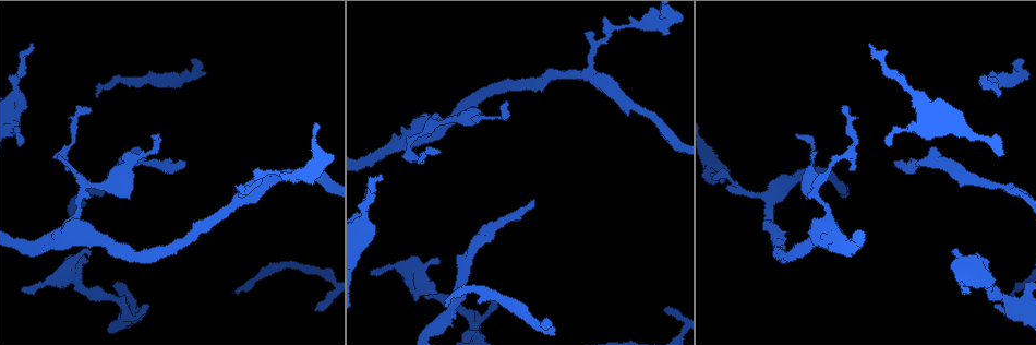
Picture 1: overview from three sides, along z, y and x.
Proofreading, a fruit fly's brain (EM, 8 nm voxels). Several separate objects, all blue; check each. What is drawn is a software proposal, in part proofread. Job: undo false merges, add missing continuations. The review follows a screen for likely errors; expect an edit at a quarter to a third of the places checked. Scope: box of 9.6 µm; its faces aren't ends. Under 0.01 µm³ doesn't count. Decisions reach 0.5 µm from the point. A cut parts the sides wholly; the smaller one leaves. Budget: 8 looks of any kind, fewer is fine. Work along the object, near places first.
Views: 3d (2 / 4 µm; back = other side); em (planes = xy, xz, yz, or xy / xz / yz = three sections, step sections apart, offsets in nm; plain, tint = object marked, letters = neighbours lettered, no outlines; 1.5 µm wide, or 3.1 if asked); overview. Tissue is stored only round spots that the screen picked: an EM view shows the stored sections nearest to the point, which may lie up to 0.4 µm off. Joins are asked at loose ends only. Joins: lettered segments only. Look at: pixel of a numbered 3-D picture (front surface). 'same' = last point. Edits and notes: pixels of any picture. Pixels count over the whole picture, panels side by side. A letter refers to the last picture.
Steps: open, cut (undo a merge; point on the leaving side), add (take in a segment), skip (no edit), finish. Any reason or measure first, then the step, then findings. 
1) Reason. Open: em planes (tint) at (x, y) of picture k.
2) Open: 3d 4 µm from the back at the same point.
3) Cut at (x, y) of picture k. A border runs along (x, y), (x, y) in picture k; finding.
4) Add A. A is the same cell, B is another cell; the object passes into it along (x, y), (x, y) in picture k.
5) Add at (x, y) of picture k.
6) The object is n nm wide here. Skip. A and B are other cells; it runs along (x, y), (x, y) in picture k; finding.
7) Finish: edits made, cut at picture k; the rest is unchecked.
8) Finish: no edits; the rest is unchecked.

An open end. Open: em yz step 4 (tint) at (437, 152) of picture 1.

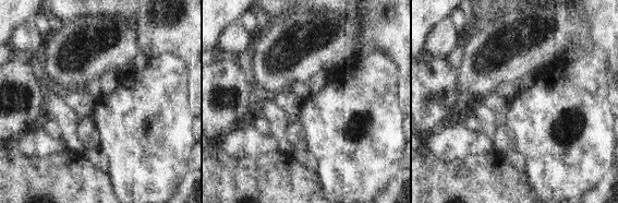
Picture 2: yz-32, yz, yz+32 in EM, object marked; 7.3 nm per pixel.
Another direction. Open: em planes (letters) at the same point.

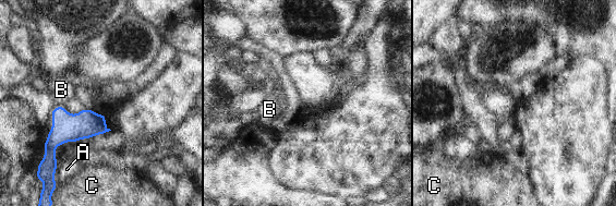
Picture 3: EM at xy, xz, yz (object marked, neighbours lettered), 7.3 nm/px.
Skip. A, B and C are other cells; it runs along (101, 117), (69, 128), (50, 146), (48, 166) in picture 3; none of them fits.

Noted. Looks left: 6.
Long arm stops here. Open: 3d 2 µm at (893, 162) of picture 1.

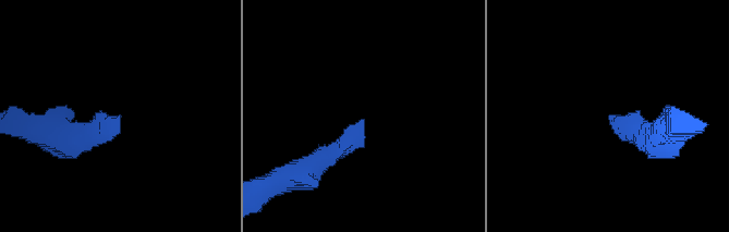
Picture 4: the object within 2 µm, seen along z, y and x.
Shape alone is not enough. Open: em 3.1 µm planes (tint) at (361, 121) of picture 4.

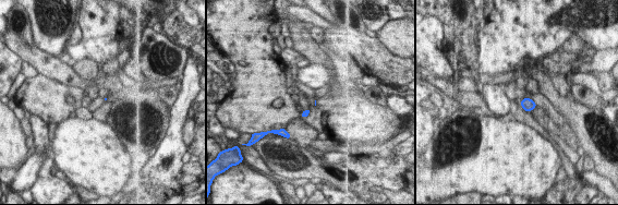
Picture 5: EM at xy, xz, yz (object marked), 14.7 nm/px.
Open: em 3.1 µm planes (letters) at the same point.

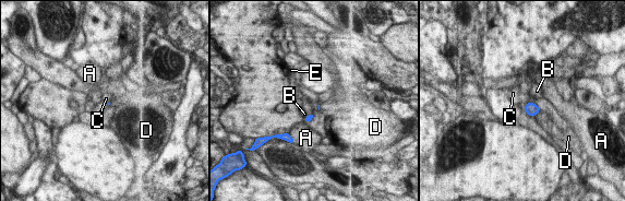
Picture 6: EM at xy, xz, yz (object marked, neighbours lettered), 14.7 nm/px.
Skip. A, B, C, D and E are other cells; a border runs along (526, 103), (533, 103), (540, 109) in picture 6; none of them fits.

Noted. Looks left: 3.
Free end. Open: em planes (plain) at (90, 251) of picture 1.

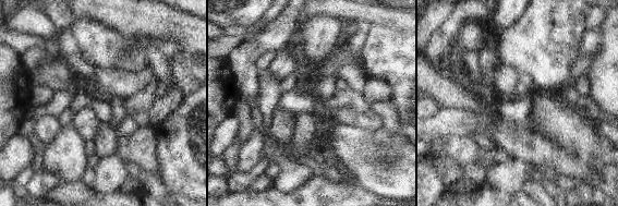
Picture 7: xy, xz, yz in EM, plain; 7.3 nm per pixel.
Open: em planes (tint) at the same point.

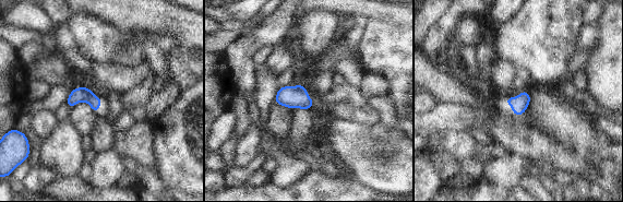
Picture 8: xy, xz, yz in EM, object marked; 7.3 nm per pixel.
See the neighbours. Open: em planes (letters) at the same point.

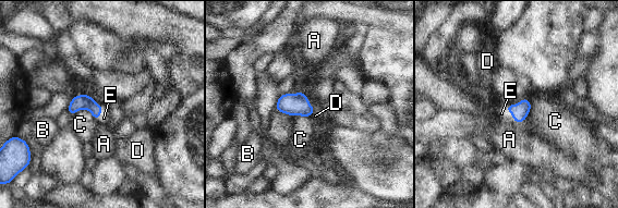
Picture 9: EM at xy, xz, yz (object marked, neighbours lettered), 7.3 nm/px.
Add E. E is the same cell, A, B, C and D are other cells; the object passes into it along (80, 101), (100, 113), (104, 118) in picture 9; the neuron continues.

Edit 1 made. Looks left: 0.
Finish: edits made, add at picture 9; the rest is unchecked.

